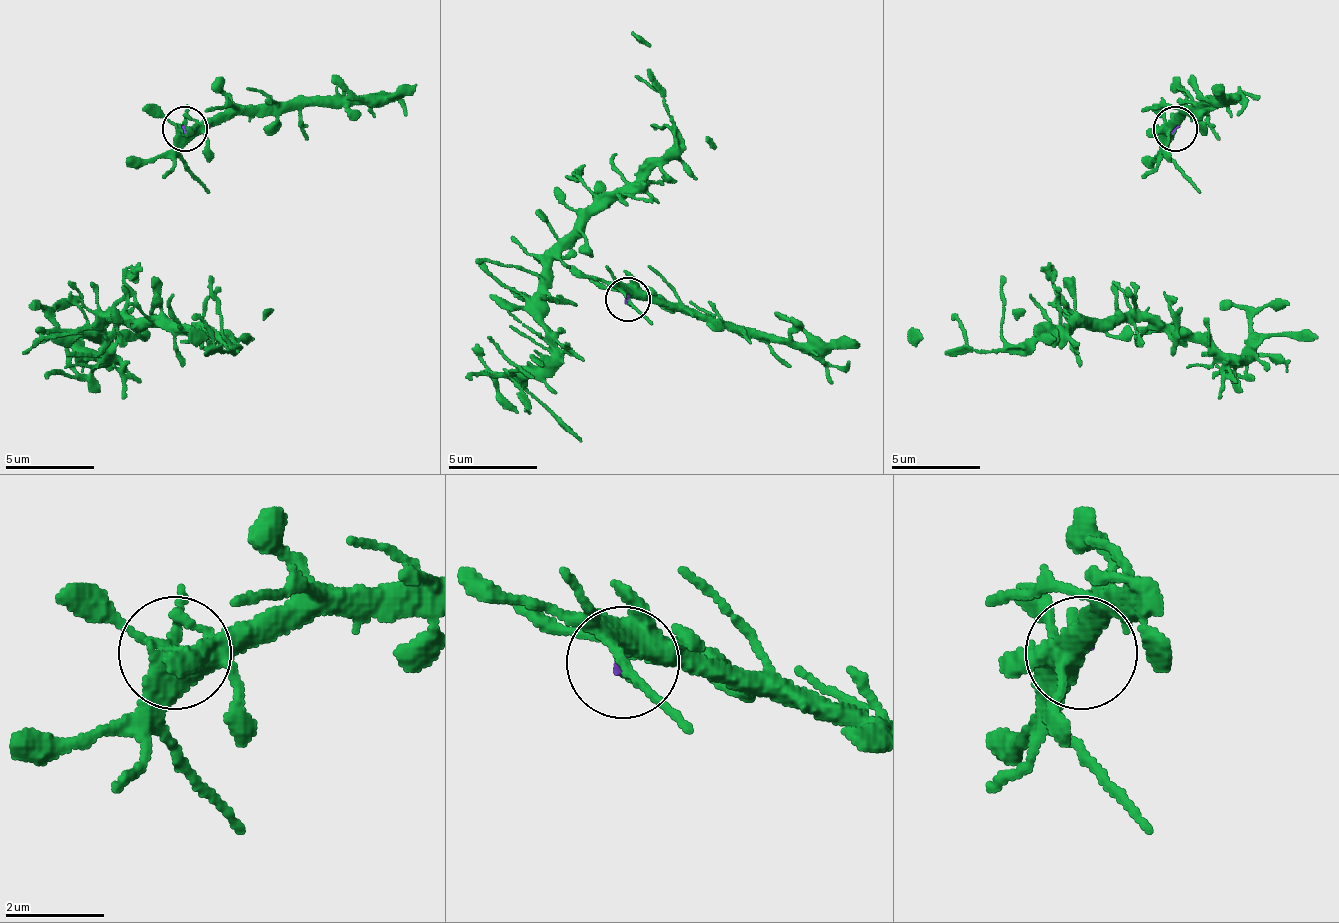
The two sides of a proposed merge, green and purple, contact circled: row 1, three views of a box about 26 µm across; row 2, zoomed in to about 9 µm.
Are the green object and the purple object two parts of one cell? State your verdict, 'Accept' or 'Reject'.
Accept

